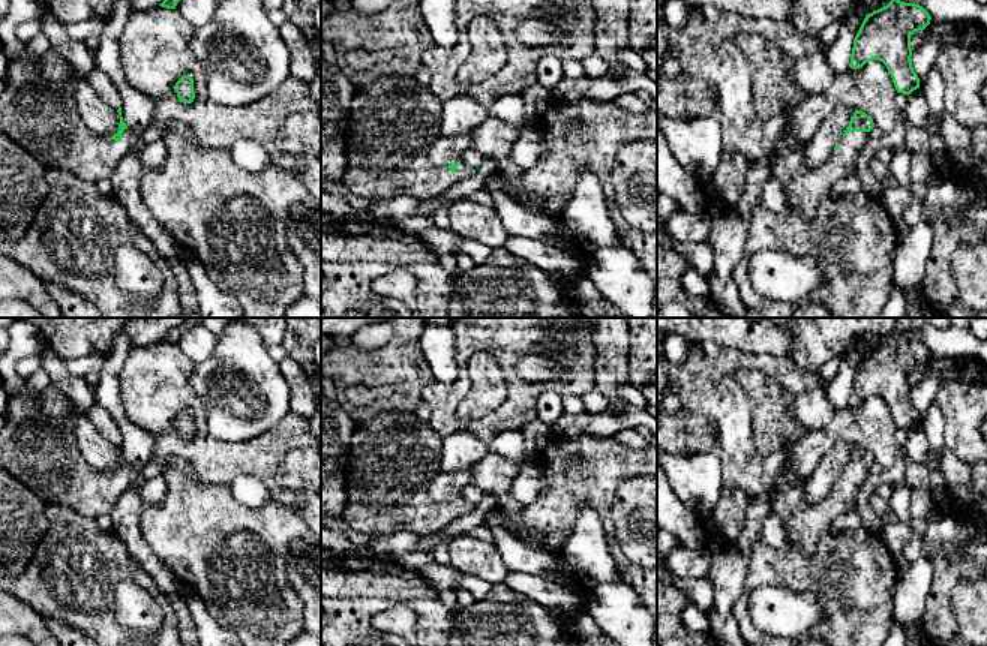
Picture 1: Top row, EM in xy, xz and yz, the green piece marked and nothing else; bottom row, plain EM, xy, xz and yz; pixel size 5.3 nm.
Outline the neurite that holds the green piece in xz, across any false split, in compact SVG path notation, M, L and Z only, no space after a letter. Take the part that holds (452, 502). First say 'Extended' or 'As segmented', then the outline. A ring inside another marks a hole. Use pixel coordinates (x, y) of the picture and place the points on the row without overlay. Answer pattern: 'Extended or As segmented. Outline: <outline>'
Extended. Outline: M387 411L356 426L345 462L346 507L342 519L348 528L366 535L408 531L429 537L474 511L476 505L460 496L448 502L430 499L428 489L441 472L441 457L442 438L416 414Z

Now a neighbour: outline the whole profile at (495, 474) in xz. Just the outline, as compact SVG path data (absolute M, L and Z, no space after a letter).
M486 451L480 460L471 465L471 468L471 484L482 489L484 493L495 493L498 496L498 507L512 522L519 523L525 505L519 504L510 495L510 490L519 474L520 465L498 453Z

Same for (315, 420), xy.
M285 318L286 331L282 346L302 363L310 375L316 394L316 409L309 420L310 432L321 448L321 375L310 361L310 348L321 339L321 318Z

